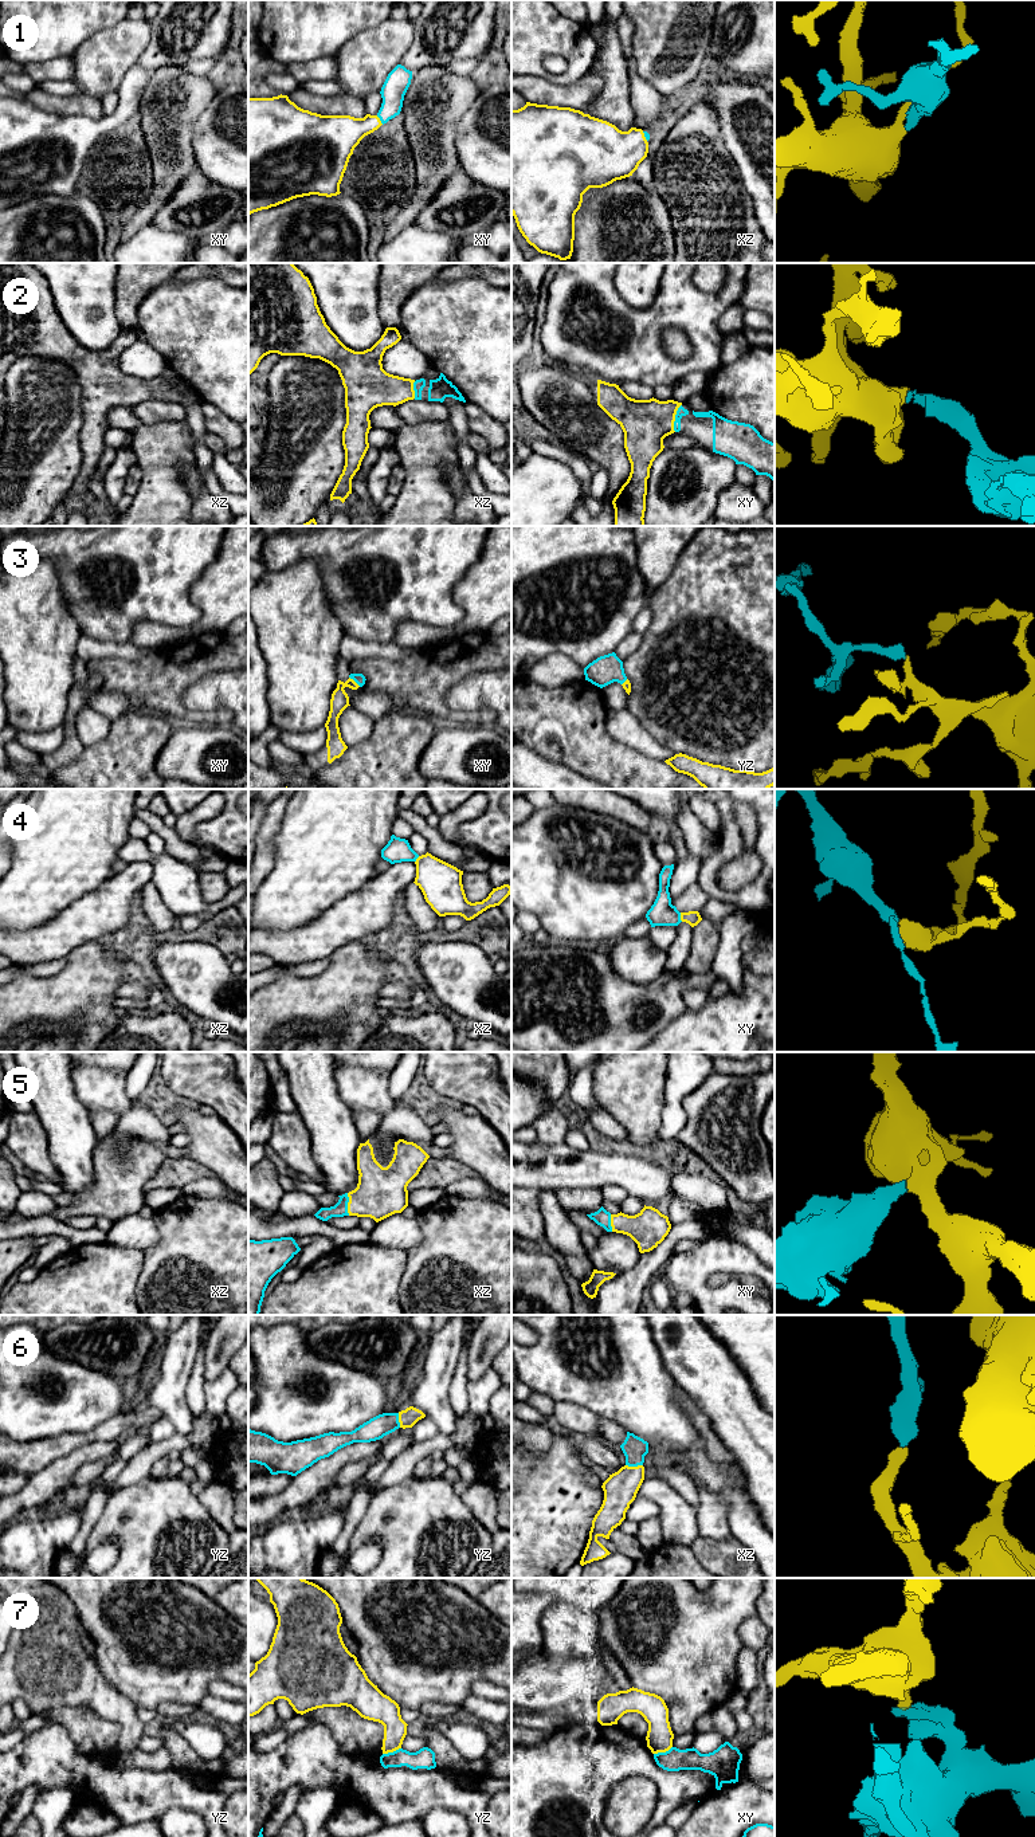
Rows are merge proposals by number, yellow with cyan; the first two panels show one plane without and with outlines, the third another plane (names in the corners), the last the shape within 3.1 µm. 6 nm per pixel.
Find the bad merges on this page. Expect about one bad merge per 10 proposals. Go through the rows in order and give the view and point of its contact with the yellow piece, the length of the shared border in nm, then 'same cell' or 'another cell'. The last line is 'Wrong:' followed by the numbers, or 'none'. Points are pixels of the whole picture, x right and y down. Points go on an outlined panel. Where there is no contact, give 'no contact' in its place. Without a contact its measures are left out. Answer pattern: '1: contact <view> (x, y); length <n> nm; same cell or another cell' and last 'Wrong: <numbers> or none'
1: contact xy (379, 120); length 70 nm; same cell
2: contact xy (674, 417); length 170 nm; same cell
3: contact xy (353, 680); length 90 nm; same cell
4: contact xy (681, 917); length 60 nm; same cell
5: contact xz (348, 1204); length 140 nm; same cell
6: contact xz (634, 1467); length 100 nm; same cell
7: contact yz (391, 1751); length 120 nm; another cell
Wrong: 7

